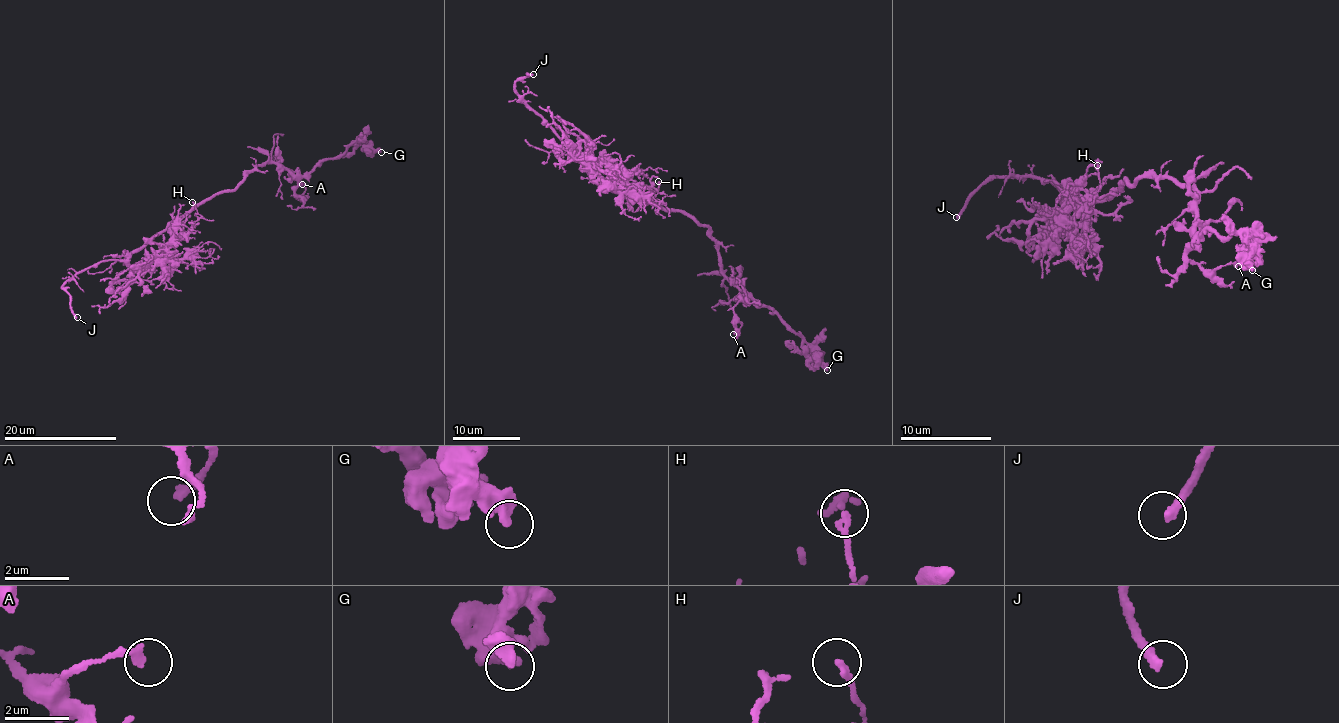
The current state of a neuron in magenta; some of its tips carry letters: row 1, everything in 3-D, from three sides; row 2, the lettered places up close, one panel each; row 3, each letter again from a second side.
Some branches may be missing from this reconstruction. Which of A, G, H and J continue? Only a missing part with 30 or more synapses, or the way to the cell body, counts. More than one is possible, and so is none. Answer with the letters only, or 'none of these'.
J

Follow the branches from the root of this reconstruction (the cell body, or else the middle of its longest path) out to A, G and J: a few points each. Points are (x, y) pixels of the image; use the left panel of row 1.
A: (205, 199), (229, 192), (258, 164), (268, 161), (280, 165), (297, 181), (297, 197), (305, 189), (302, 184)
G: (205, 199), (229, 192), (264, 162), (302, 175), (321, 161), (337, 157), (353, 143), (364, 141), (381, 152)
J: (205, 199), (129, 255), (91, 265), (66, 282), (62, 287), (66, 290), (77, 317)

